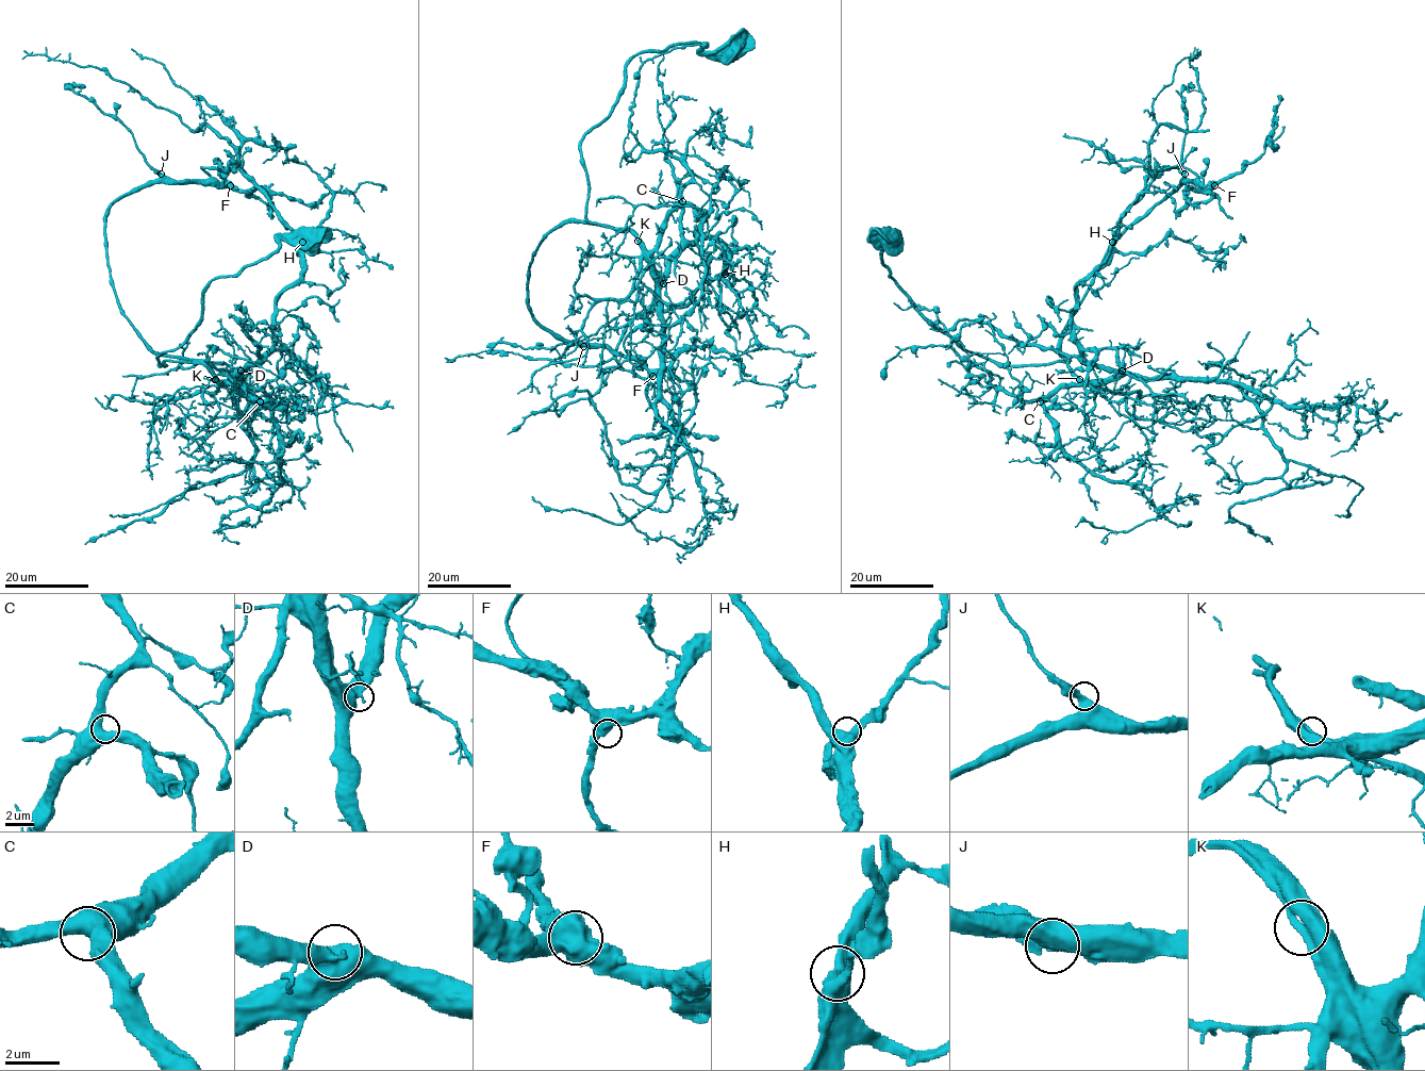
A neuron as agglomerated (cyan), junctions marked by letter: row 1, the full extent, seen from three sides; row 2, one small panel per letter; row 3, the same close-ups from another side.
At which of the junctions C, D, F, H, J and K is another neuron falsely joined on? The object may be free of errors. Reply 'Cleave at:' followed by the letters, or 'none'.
Cleave at: none

